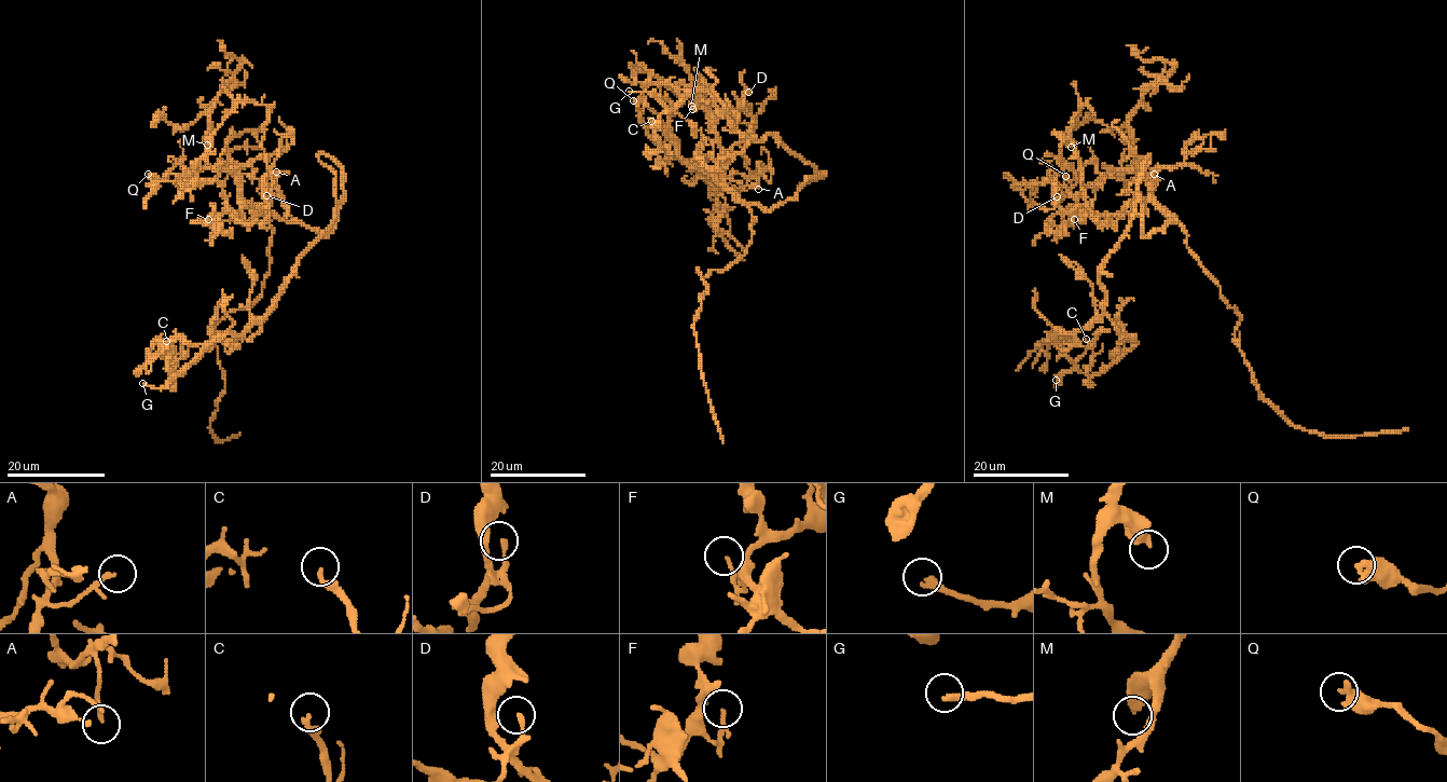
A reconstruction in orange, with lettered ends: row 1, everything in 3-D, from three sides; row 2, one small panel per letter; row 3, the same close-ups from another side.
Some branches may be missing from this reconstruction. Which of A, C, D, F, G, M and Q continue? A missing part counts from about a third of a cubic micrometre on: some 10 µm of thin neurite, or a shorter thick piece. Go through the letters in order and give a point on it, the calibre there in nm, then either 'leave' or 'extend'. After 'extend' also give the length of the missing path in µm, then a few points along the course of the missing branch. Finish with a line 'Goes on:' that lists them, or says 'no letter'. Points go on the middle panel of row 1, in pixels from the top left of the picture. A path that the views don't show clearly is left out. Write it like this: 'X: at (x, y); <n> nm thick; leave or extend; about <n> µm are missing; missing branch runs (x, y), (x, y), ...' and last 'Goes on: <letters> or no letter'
A: at (758, 189); 130 nm thick; leave
C: at (651, 121); 280 nm thick; leave
D: at (748, 92); 170 nm thick; leave
F: at (692, 109); 160 nm thick; leave
G: at (629, 91); 280 nm thick; extend; about 4 µm are missing
M: at (691, 106); 460 nm thick; leave
Q: at (633, 100); 500 nm thick; leave
Goes on: G

